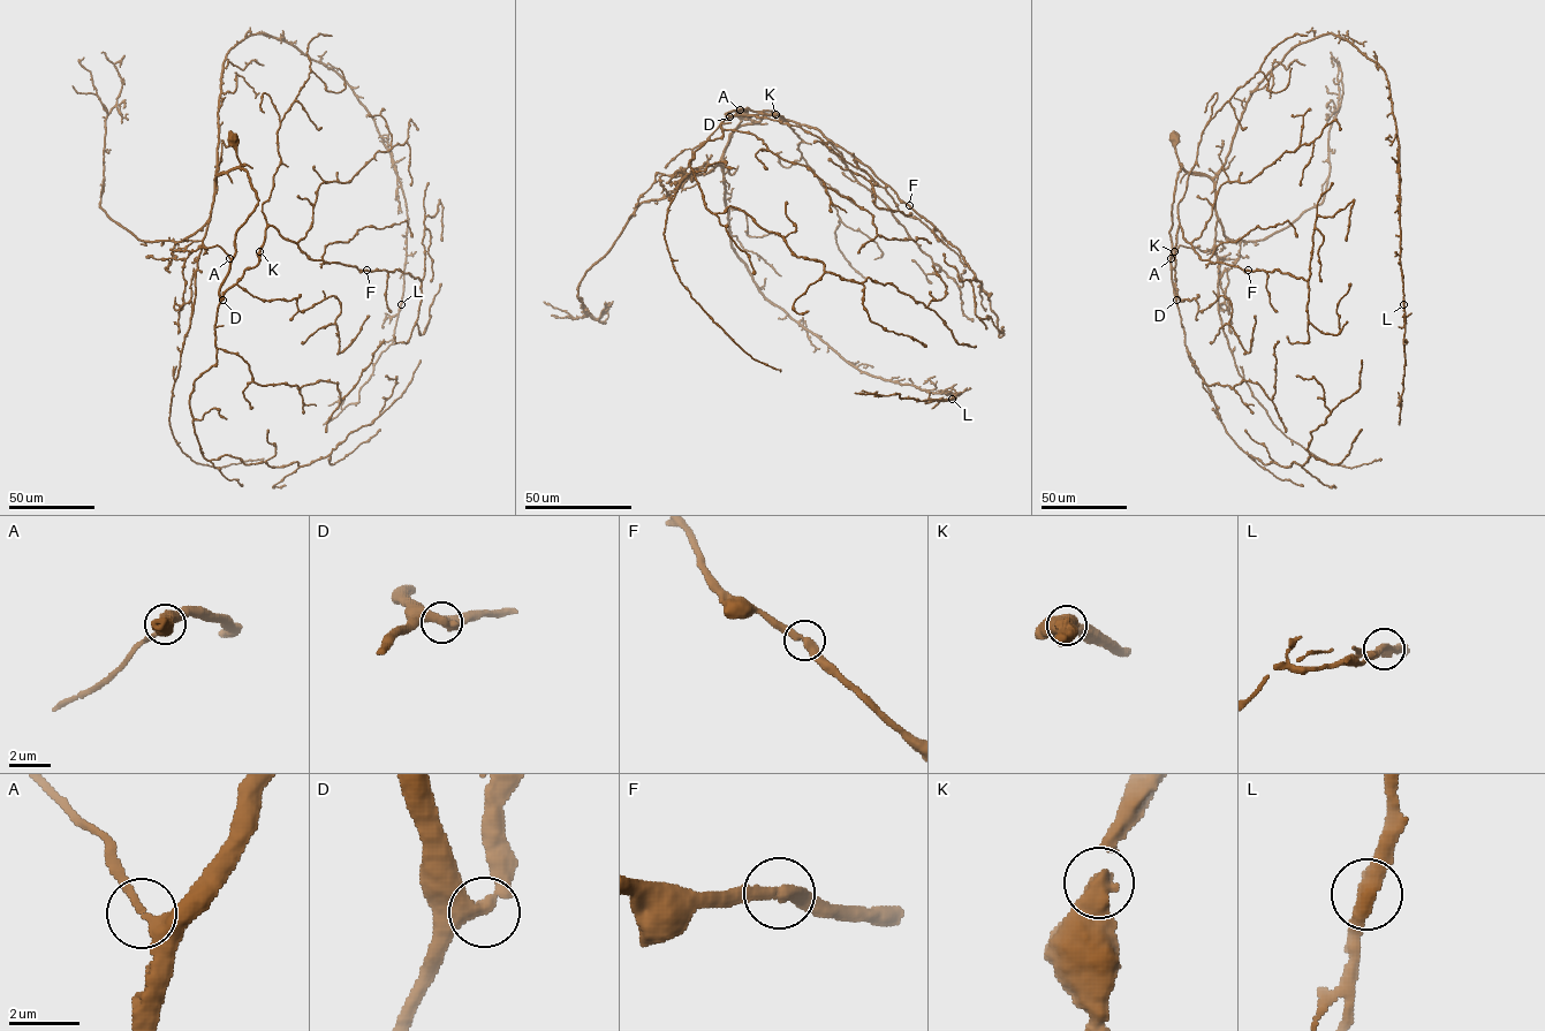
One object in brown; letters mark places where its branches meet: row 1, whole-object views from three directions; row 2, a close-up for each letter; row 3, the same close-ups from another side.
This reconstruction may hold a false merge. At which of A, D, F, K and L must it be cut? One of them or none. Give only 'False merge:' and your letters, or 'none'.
False merge: none

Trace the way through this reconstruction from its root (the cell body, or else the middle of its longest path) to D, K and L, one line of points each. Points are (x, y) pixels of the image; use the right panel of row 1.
D: (1174, 138), (1182, 166), (1174, 192), (1169, 232), (1171, 279), (1176, 300)
K: (1174, 138), (1182, 166), (1174, 192), (1169, 232), (1175, 300), (1174, 251)
L: (1174, 138), (1184, 169), (1213, 177), (1251, 93), (1284, 57), (1323, 35), (1347, 40), (1388, 82), (1403, 304)

